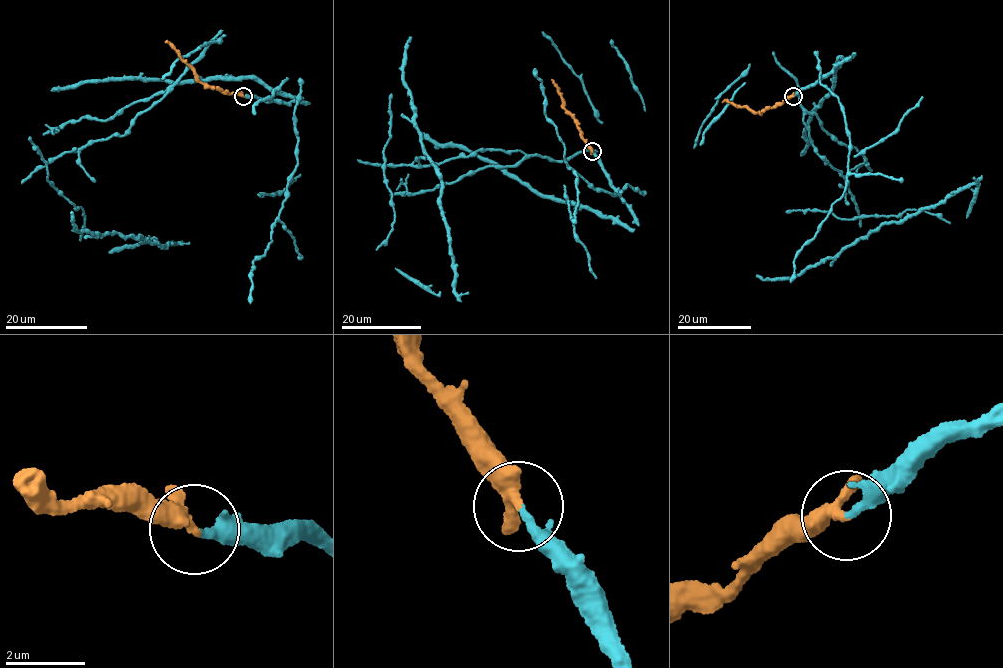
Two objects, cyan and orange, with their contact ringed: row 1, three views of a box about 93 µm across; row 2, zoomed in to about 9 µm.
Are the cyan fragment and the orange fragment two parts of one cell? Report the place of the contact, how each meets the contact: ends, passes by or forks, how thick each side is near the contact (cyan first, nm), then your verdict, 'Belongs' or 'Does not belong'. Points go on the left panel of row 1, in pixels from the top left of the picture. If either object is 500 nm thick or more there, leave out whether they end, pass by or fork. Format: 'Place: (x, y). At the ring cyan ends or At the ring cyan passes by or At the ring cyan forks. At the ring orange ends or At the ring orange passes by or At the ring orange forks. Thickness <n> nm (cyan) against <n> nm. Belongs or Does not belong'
Place: (243, 96). At the ring cyan passes by. At the ring orange passes by. Thickness 180 nm (cyan) against 280 nm. Belongs

